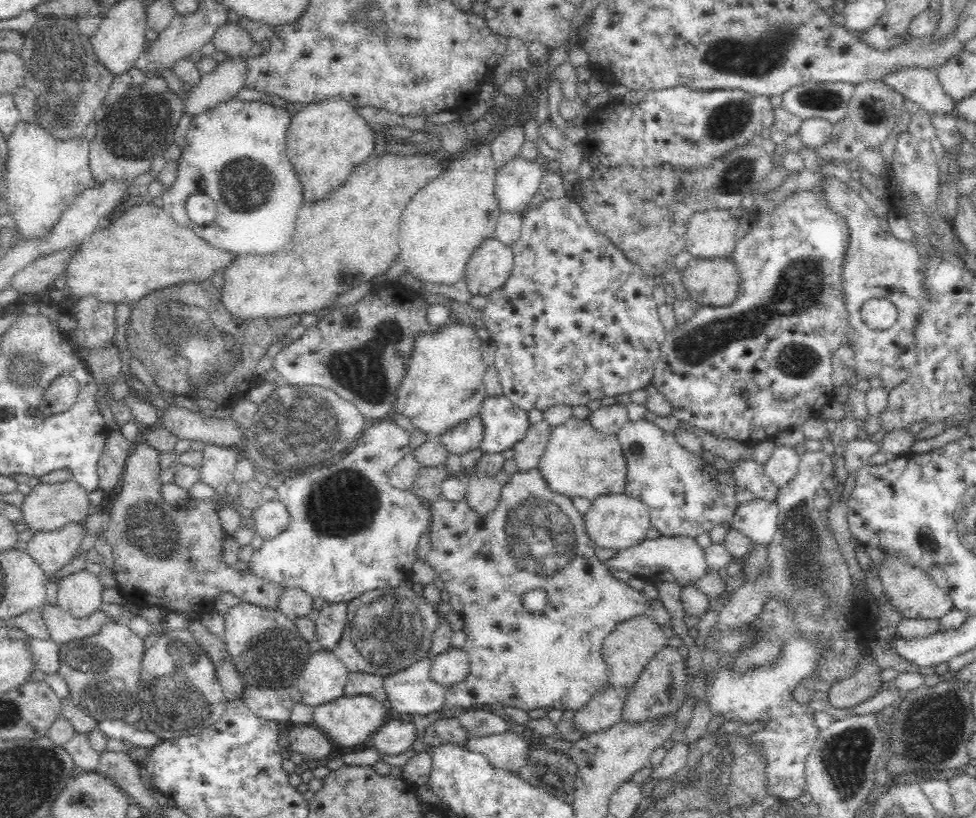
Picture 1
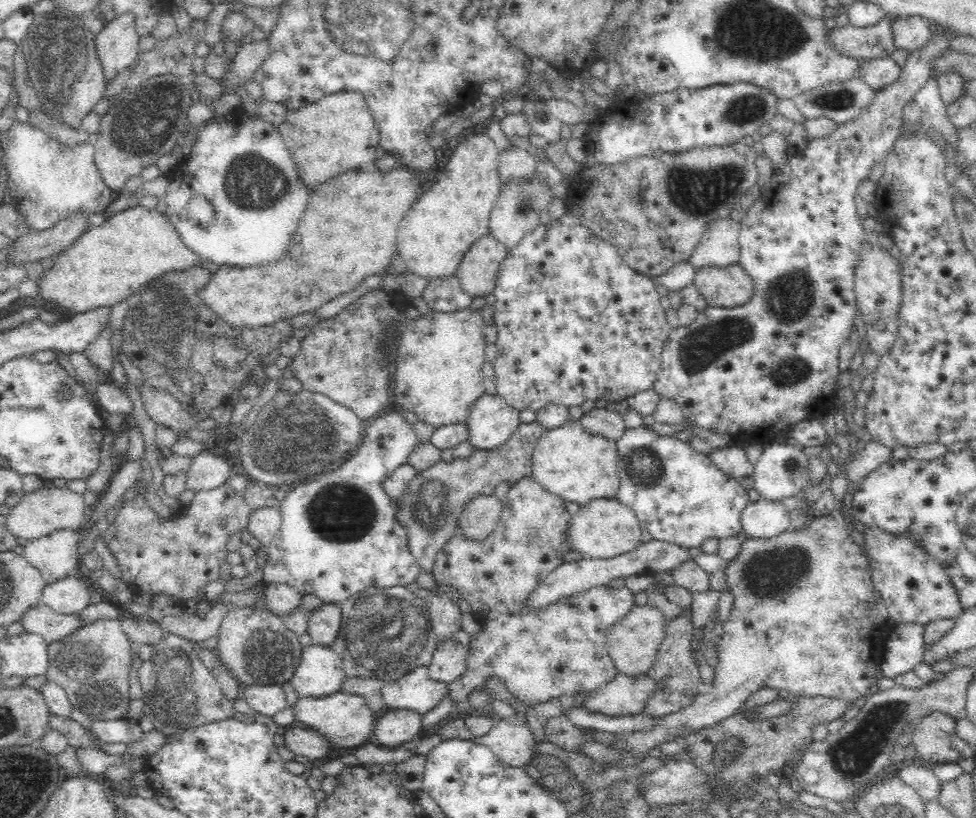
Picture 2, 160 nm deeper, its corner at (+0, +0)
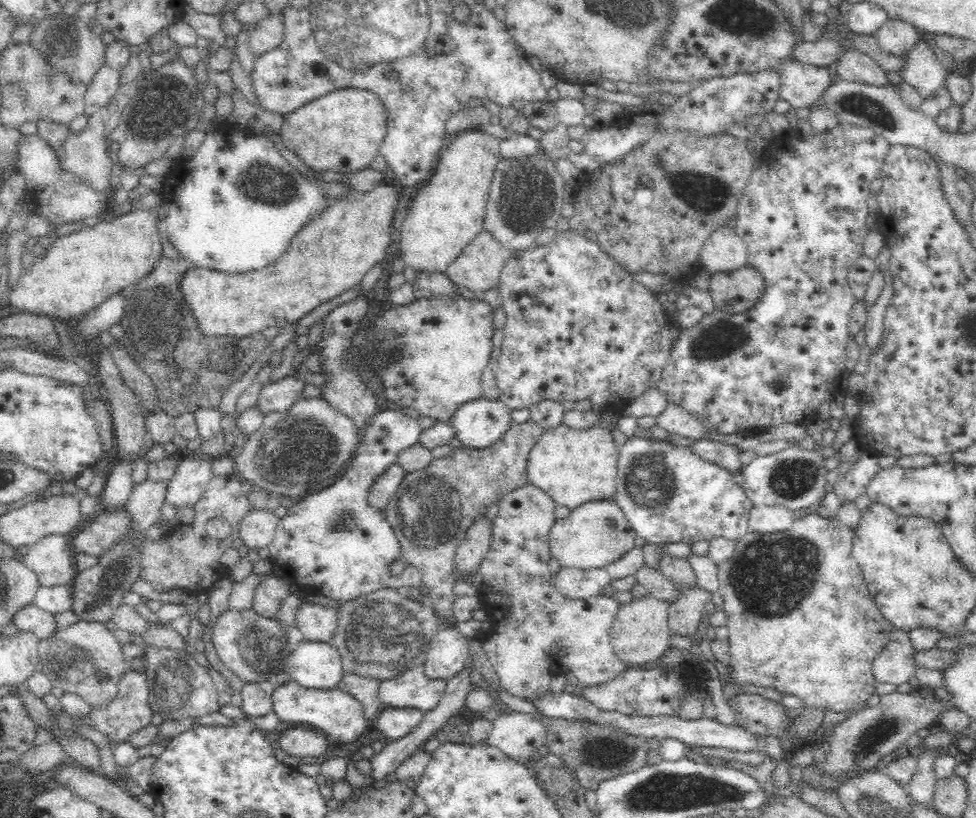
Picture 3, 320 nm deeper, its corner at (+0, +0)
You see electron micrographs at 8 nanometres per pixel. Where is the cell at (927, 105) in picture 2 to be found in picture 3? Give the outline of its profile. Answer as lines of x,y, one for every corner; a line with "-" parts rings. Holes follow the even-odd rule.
924,35
921,40
906,52
905,64
898,71
910,86
913,86
924,99
928,94
934,94
943,86
947,71
937,60
928,38

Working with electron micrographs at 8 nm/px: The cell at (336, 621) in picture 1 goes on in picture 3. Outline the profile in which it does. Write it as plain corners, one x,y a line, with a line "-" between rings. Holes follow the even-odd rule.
301,602
295,615
296,627
305,640
328,642
335,634
339,612
333,607

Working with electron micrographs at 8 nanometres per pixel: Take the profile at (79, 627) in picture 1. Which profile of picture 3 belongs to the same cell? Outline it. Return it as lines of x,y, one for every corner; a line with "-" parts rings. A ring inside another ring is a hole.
33,603
22,607
12,620
19,631
33,633
39,639
48,638
56,632
56,620
52,614
43,612

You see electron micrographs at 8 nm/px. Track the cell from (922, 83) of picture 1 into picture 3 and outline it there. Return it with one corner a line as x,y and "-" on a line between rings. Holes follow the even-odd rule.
854,48
844,50
840,55
840,59
832,66
839,79
876,86
888,82
888,74
870,56

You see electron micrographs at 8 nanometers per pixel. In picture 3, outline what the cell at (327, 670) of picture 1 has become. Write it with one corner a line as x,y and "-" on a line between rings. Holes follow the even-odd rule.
305,639
291,650
286,668
300,685
322,690
337,687
344,674
340,653
333,646

